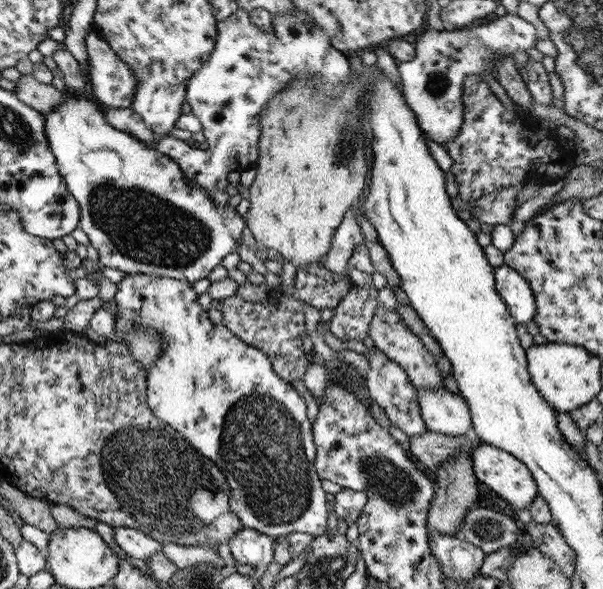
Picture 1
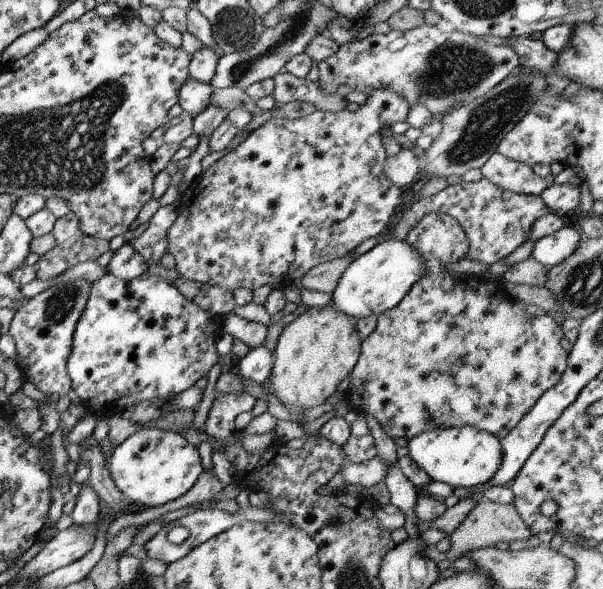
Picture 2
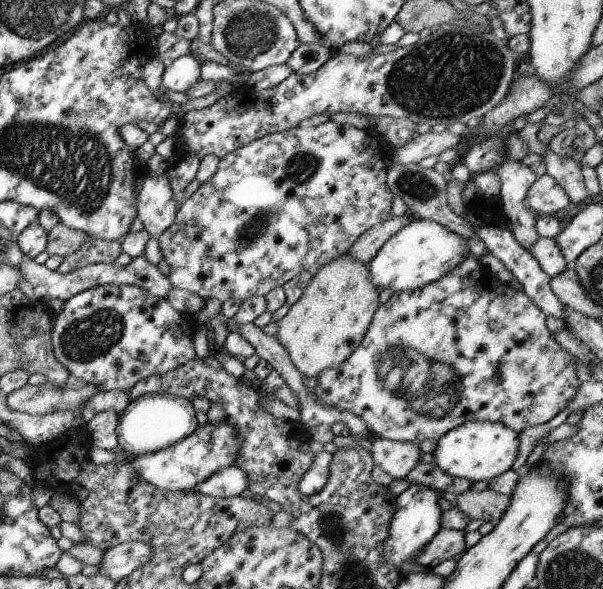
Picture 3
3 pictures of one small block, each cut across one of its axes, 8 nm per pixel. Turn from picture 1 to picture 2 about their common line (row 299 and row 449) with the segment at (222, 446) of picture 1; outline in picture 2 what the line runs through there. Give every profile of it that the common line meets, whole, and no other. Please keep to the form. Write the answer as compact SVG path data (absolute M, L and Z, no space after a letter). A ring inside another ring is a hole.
M155 428L141 429L123 440L112 450L107 462L105 462L105 466L114 486L121 492L125 500L134 503L139 508L138 512L147 508L161 507L166 502L171 502L181 497L193 486L199 474L203 471L197 446L191 445L183 434Z

